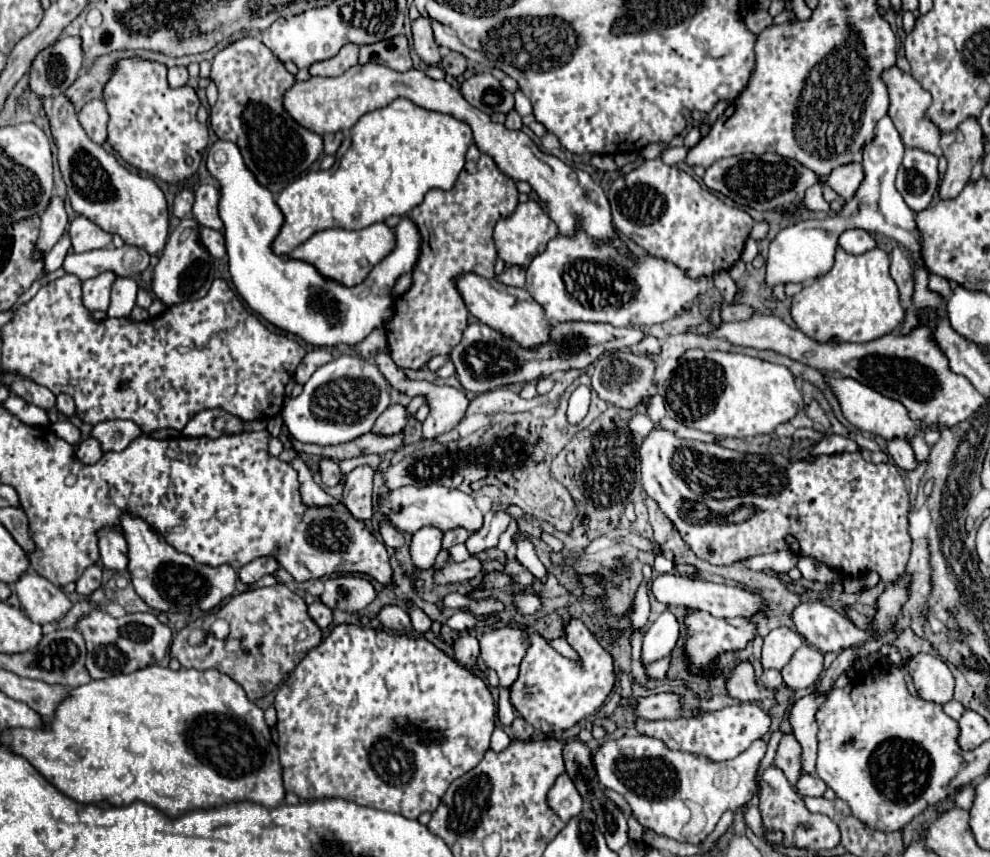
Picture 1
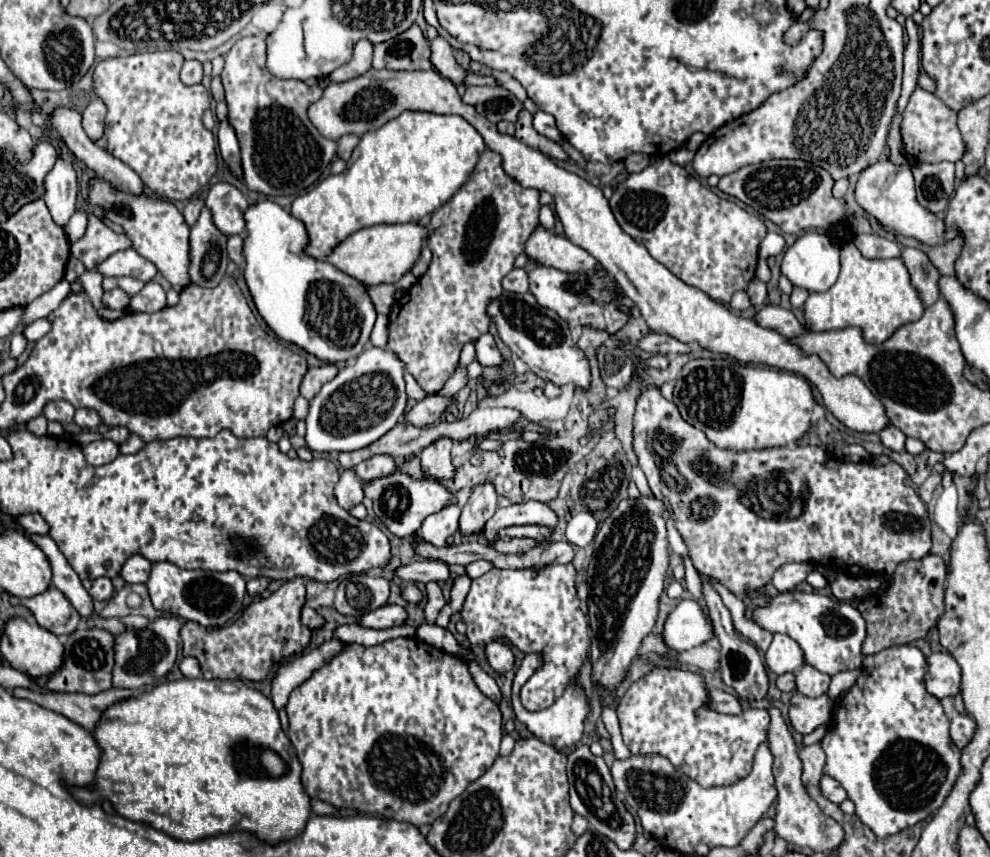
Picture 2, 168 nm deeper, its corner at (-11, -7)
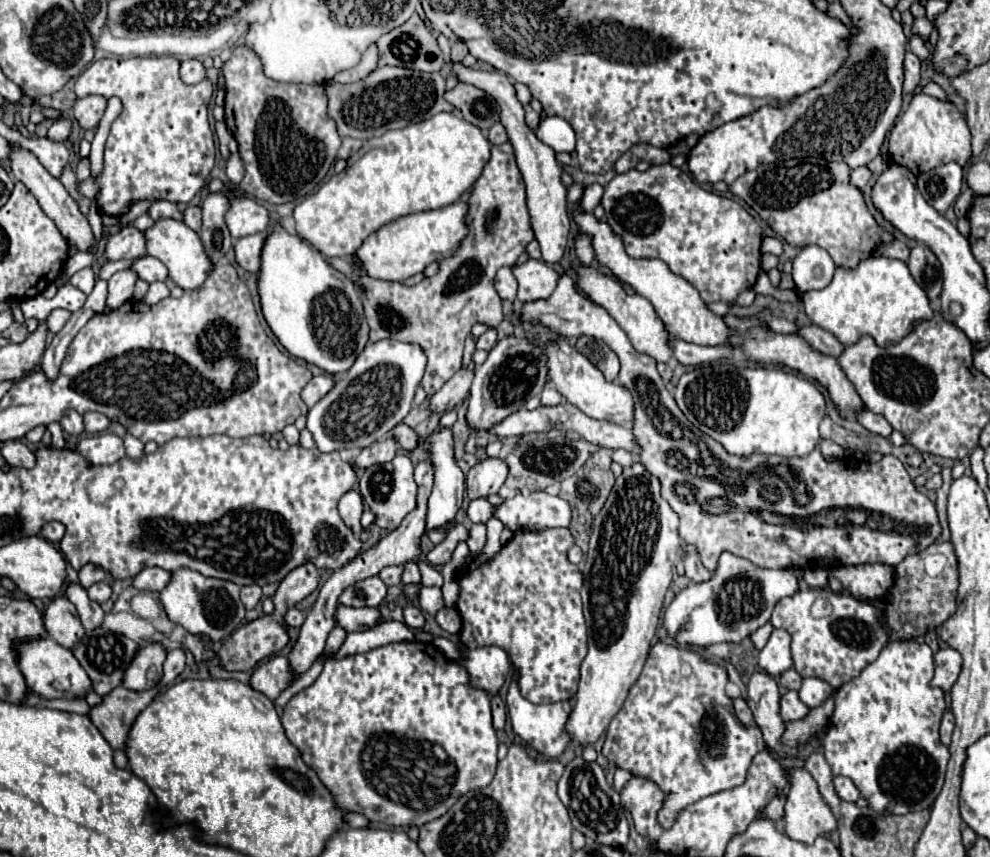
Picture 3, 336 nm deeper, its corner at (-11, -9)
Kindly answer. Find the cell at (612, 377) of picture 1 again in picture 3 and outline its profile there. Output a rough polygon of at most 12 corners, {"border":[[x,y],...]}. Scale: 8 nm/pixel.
{"border":[[578,338],[574,346],[614,382],[620,372],[618,356],[602,340]]}

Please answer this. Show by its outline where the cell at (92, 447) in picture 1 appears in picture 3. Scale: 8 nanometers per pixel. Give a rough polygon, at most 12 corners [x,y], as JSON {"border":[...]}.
{"border":[[114,434],[82,438],[76,450],[94,466],[126,456]]}

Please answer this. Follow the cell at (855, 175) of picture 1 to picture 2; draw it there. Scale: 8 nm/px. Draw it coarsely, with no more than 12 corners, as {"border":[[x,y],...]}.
{"border":[[886,158],[860,174],[856,202],[924,246],[946,224],[916,200],[910,168]]}

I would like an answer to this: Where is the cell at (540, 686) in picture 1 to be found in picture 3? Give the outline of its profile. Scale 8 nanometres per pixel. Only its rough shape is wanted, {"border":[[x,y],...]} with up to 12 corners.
{"border":[[520,670],[506,698],[512,728],[544,758],[570,744],[568,700],[526,704]]}

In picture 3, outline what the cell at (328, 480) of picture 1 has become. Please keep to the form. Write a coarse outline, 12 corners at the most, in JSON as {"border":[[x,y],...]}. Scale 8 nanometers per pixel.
{"border":[[348,490],[338,504],[340,516],[360,534],[362,496]]}

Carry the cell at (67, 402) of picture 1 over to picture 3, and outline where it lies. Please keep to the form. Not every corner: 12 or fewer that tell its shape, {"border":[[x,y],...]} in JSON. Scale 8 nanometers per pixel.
{"border":[[88,412],[84,430],[88,434],[102,432],[110,424],[104,414]]}

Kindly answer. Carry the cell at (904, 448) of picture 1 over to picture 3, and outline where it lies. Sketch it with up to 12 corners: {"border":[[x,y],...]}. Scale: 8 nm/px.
{"border":[[866,408],[856,414],[866,430],[890,438],[890,422]]}

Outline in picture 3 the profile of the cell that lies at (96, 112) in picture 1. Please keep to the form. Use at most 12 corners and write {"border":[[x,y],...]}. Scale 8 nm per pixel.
{"border":[[102,96],[80,98],[74,118],[84,130],[100,124],[106,110]]}

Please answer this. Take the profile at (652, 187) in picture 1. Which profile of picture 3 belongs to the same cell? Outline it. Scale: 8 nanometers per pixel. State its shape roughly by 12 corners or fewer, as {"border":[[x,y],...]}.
{"border":[[664,164],[604,188],[632,258],[706,304],[756,284],[760,224]]}

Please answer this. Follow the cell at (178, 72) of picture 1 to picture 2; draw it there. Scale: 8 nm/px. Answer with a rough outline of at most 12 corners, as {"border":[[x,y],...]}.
{"border":[[186,60],[180,80],[188,86],[202,80],[202,64]]}

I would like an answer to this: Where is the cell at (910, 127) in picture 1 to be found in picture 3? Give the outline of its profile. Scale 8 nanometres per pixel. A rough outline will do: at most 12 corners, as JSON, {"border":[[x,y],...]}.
{"border":[[914,94],[896,118],[890,158],[916,176],[972,158],[952,102]]}

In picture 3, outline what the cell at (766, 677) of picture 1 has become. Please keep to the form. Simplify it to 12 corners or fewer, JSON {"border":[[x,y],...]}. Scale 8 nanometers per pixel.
{"border":[[794,668],[780,676],[788,690],[800,690],[802,676]]}

